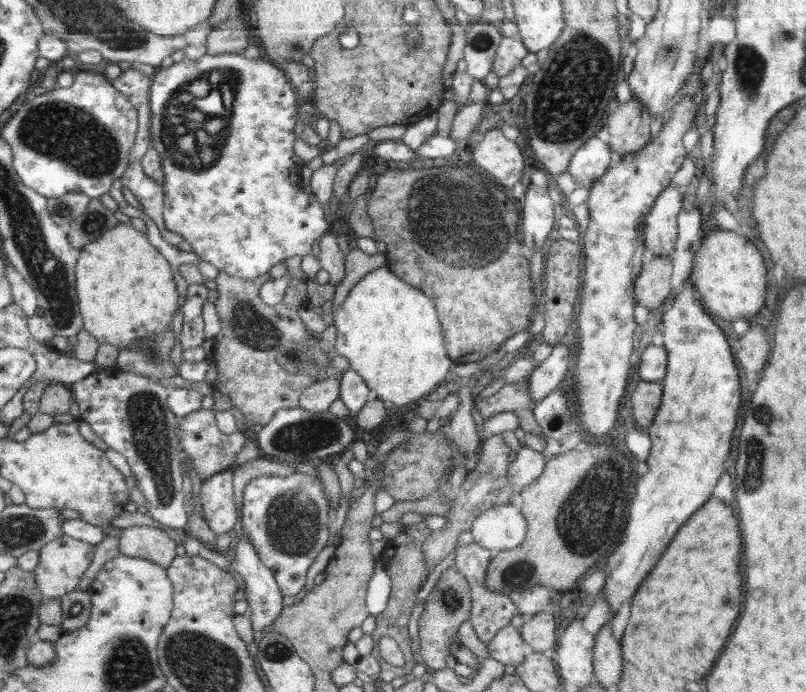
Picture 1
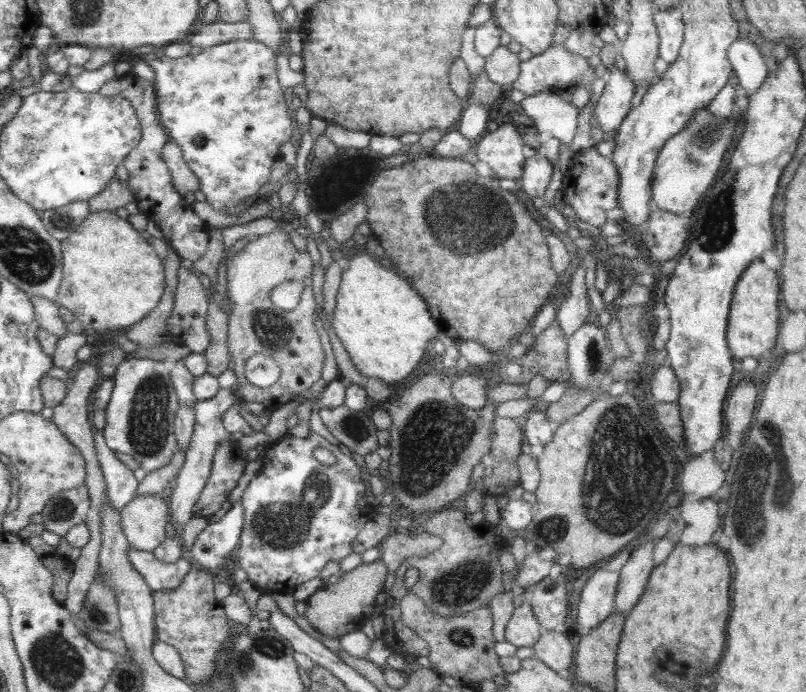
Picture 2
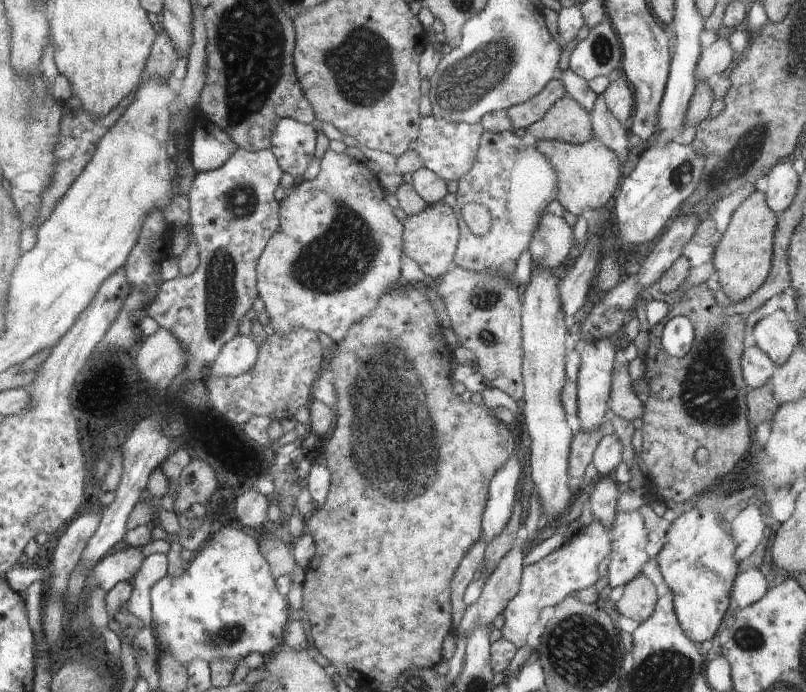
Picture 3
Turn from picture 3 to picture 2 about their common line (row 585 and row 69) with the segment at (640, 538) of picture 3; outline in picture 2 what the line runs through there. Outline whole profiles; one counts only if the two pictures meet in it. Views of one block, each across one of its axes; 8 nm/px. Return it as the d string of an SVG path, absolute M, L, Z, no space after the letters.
M616 63L612 64L607 77L605 88L594 108L594 115L604 132L619 128L632 108L632 100L637 90L630 75L620 70Z

